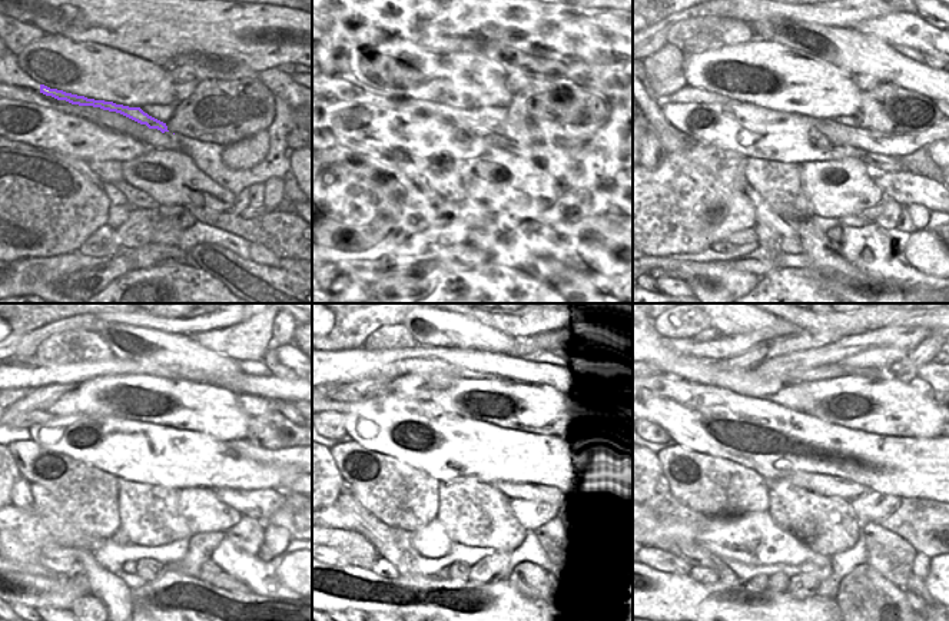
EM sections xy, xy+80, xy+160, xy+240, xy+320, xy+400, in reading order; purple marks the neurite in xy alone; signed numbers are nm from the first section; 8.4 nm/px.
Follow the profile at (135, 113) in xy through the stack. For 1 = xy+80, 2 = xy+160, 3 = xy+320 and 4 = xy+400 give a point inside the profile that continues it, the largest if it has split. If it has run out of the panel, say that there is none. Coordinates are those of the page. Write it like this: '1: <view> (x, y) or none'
1: xy+80 (477, 122)
2: xy+160 (852, 135)
3: xy+320 (341, 432)
4: xy+400 (662, 437)

